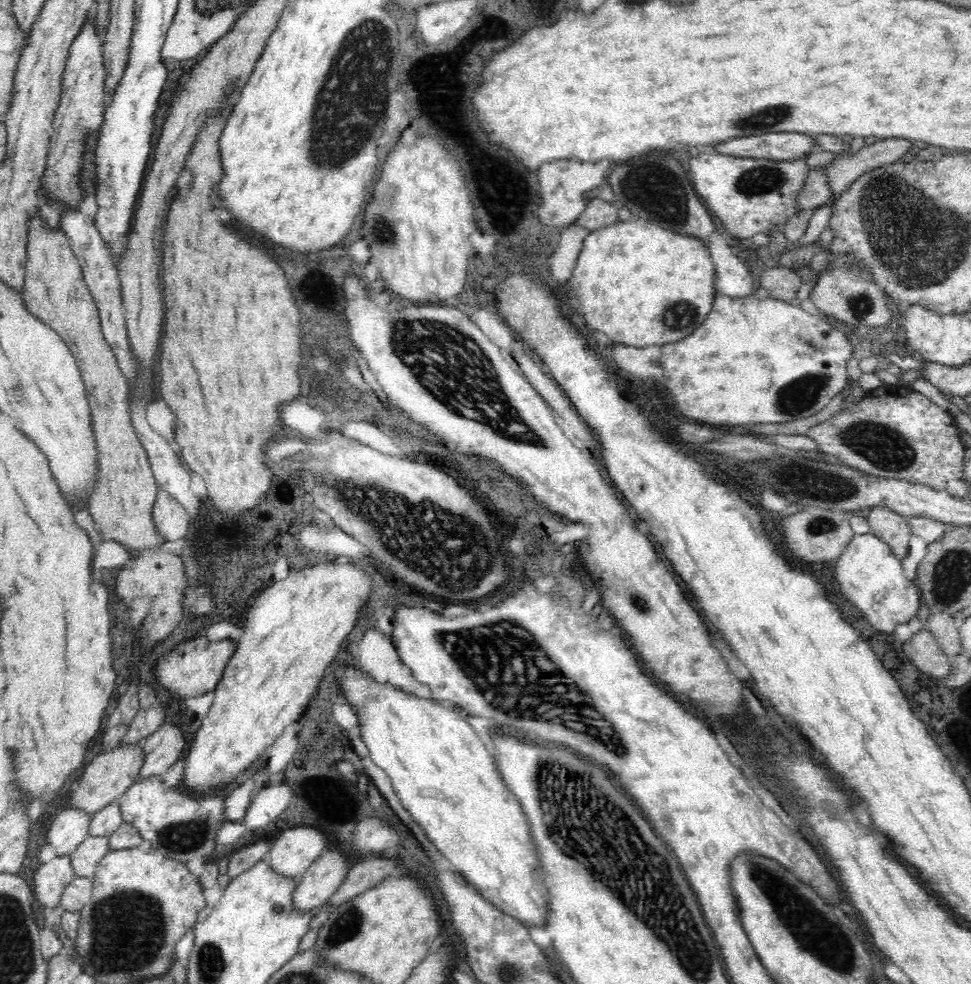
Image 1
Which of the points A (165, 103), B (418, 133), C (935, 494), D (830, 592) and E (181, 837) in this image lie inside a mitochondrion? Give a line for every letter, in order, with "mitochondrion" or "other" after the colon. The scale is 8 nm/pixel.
A: other
B: other
C: other
D: other
E: mitochondrion

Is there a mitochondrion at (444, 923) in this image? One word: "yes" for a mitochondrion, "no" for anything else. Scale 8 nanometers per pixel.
no

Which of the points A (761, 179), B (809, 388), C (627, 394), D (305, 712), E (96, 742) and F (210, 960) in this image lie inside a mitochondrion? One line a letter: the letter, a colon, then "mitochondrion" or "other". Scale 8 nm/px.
A: mitochondrion
B: mitochondrion
C: other
D: other
E: other
F: mitochondrion

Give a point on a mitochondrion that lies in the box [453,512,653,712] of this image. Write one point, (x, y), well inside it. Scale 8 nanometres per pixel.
(634, 599)

